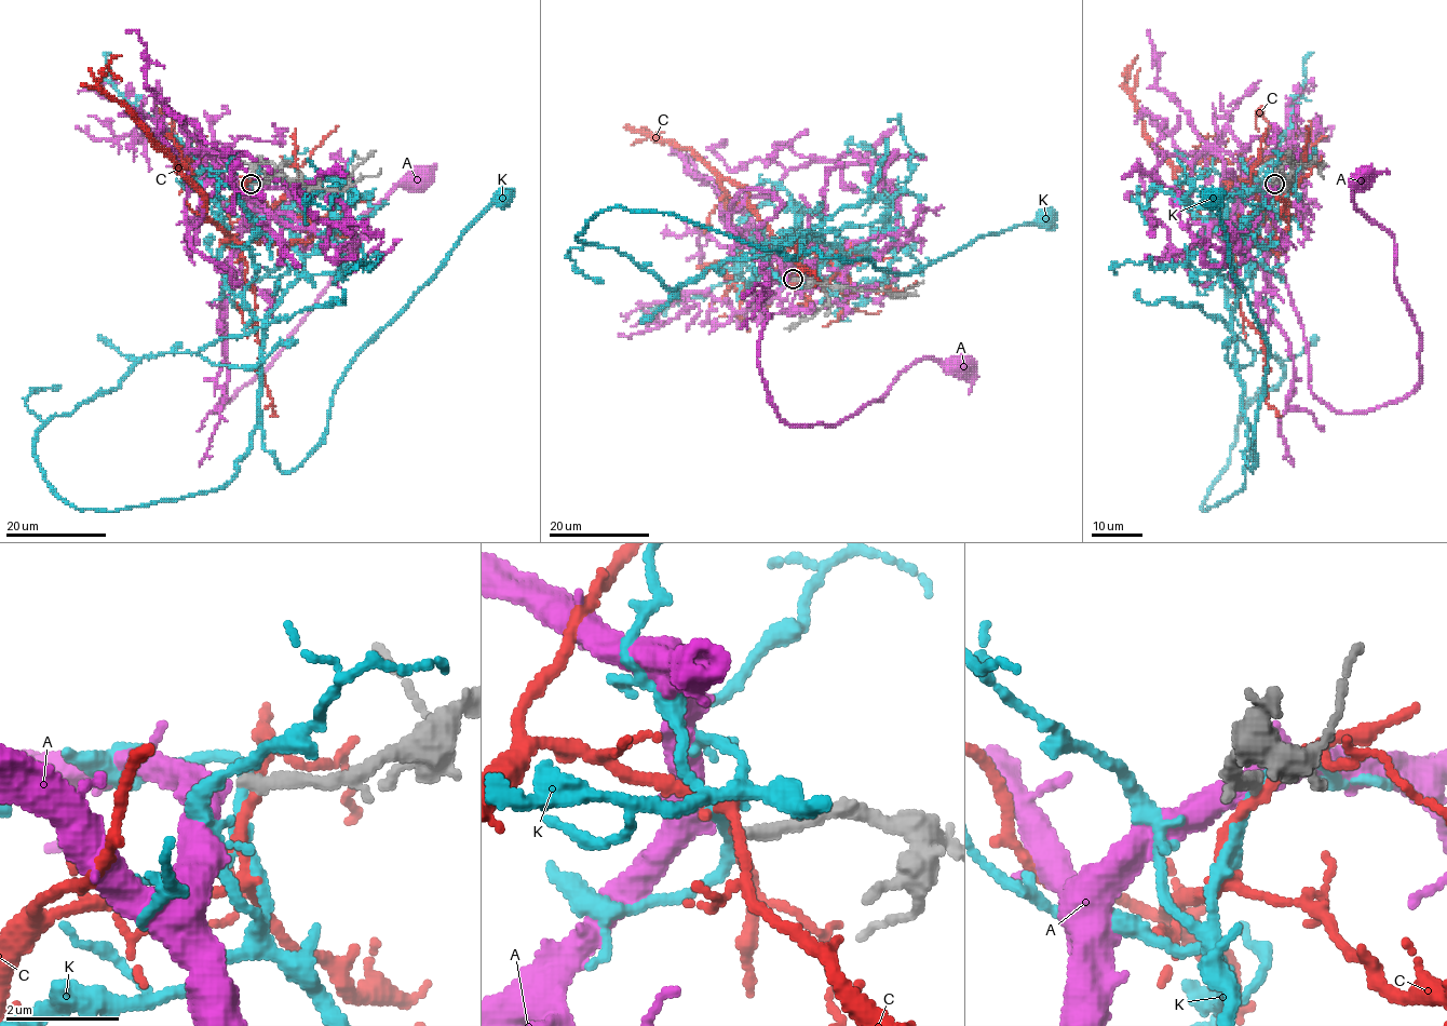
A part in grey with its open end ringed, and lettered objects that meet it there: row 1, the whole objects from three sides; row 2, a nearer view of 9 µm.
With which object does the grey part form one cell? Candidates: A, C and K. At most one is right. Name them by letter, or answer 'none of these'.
A

